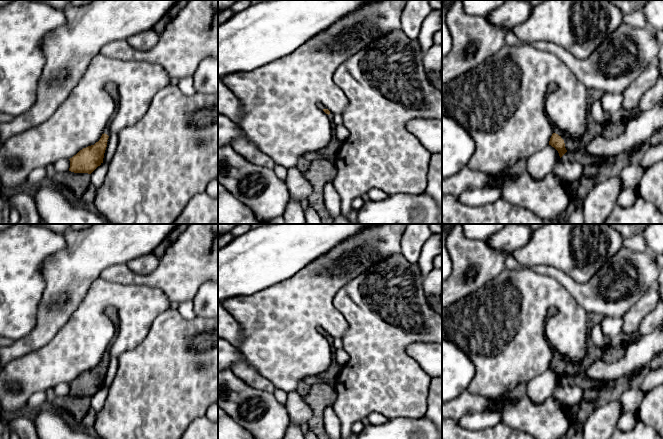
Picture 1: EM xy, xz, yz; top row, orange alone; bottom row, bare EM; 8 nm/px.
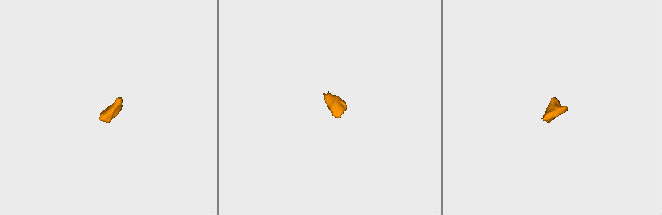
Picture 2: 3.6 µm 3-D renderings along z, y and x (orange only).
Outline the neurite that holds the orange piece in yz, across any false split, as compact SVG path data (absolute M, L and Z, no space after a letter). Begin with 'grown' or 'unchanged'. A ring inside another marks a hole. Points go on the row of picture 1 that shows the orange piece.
grown; M555 129L553 131L549 145L558 151L560 158L567 151L575 151L584 148L581 142L575 142L571 140L570 138L564 136L558 129Z

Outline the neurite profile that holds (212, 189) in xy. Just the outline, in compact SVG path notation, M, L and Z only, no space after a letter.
M214 180L209 182L206 193L212 198L218 198L218 181Z

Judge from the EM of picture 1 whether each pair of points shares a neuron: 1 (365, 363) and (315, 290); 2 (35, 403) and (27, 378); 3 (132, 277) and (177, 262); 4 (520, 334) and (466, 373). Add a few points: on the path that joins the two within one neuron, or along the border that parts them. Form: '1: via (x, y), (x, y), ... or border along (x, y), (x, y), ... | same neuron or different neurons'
1: border along (339, 310), (347, 322), (347, 330), (342, 337) | different neurons
2: border along (45, 390), (35, 392), (25, 403) | different neurons
3: via (143, 279), (161, 278), (166, 273) | same neuron
4: border along (460, 348), (474, 366), (474, 377), (467, 389) | different neurons

